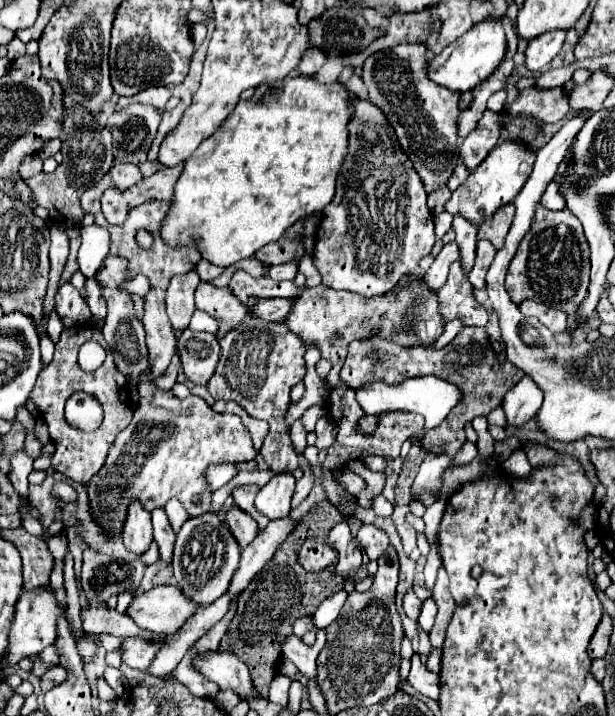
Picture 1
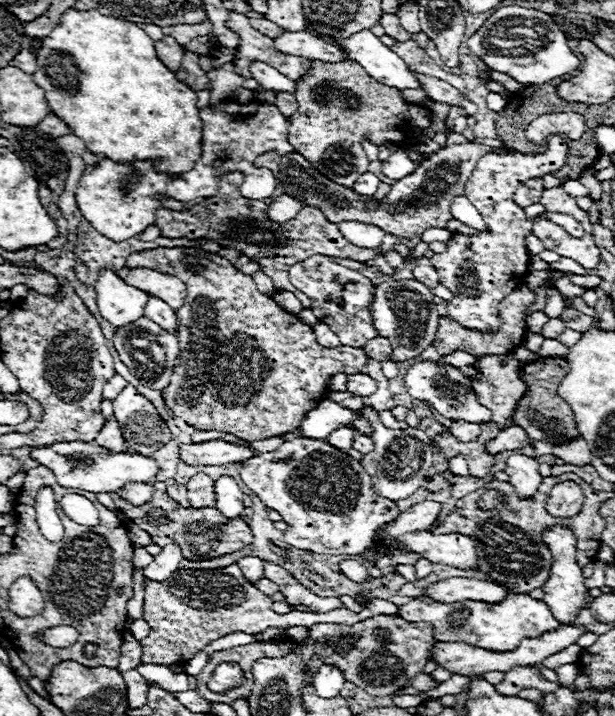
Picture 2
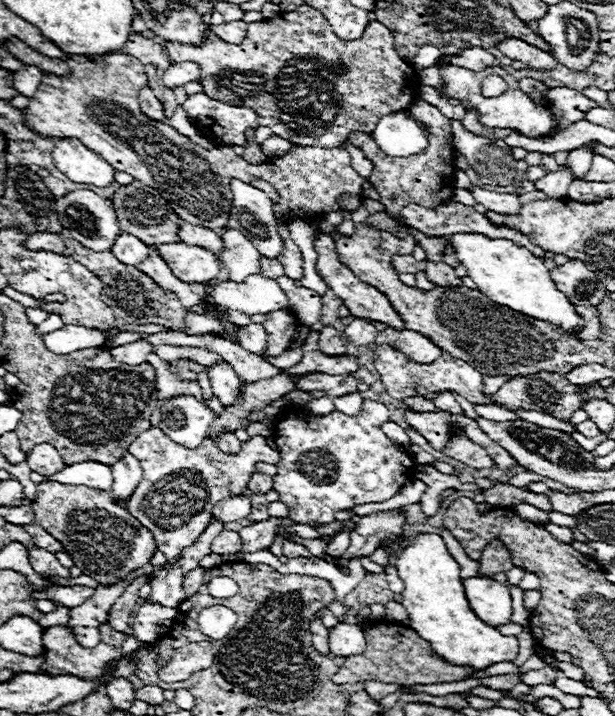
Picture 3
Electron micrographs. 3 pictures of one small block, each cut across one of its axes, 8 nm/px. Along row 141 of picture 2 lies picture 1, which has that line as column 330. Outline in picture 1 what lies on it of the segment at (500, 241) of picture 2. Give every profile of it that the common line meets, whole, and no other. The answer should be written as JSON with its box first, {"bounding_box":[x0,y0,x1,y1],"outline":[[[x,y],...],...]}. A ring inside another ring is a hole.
{"bounding_box":[298,538,336,572],"outline":[[[312,538],[312,540],[306,540],[306,542],[304,542],[298,560],[300,560],[300,564],[302,564],[306,570],[318,572],[318,570],[324,570],[324,568],[328,568],[328,566],[334,564],[336,552],[334,552],[324,540]]]}

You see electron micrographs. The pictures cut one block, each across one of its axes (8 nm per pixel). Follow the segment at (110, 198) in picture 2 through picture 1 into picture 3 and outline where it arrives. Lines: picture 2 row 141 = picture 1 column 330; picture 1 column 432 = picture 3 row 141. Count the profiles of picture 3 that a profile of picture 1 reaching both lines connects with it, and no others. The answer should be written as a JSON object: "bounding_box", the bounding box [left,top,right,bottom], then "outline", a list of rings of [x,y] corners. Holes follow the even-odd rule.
{"bounding_box":[184,92,260,146],"outline":[[[202,92],[190,96],[184,108],[192,116],[192,122],[196,124],[196,128],[202,128],[200,132],[204,132],[208,138],[218,140],[226,146],[232,146],[232,144],[244,146],[246,142],[244,132],[248,128],[260,126],[258,116],[252,108],[228,106],[224,102],[204,96]]]}

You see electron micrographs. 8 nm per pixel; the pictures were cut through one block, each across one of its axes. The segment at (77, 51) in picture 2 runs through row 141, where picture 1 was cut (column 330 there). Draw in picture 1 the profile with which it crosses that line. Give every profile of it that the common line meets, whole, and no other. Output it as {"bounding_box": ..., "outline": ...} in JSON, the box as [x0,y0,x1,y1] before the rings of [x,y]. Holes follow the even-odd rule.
{"bounding_box":[162,76,354,268],"outline":[[[286,76],[284,80],[278,80],[276,84],[260,84],[256,88],[254,96],[250,100],[240,100],[234,108],[234,112],[222,122],[222,126],[206,138],[194,154],[184,162],[184,170],[176,182],[174,188],[174,208],[170,210],[164,226],[162,226],[162,236],[166,240],[180,240],[182,244],[198,244],[198,250],[204,258],[210,262],[228,268],[244,258],[254,256],[262,246],[276,242],[286,228],[290,228],[298,218],[304,218],[312,212],[324,210],[324,206],[334,198],[336,192],[336,178],[340,174],[340,164],[344,164],[344,156],[348,156],[348,120],[352,120],[352,104],[354,104],[354,94],[340,82],[334,84],[320,84],[312,76]]]}

